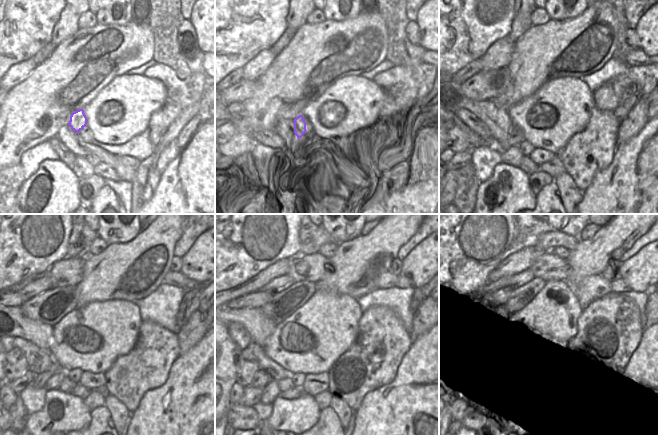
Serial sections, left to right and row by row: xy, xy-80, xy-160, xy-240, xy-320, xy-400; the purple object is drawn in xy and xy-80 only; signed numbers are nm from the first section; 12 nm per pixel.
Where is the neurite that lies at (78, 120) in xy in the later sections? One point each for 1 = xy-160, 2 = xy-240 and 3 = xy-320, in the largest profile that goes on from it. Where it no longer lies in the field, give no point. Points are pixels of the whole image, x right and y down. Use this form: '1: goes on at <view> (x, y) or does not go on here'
1: goes on at xy-160 (516, 137)
2: goes on at xy-240 (40, 380)
3: goes on at xy-320 (251, 396)

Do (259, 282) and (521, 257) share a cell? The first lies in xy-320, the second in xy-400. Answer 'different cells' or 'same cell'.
same cell

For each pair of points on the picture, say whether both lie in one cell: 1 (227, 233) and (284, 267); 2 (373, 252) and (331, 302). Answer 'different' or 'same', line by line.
1: different
2: different

